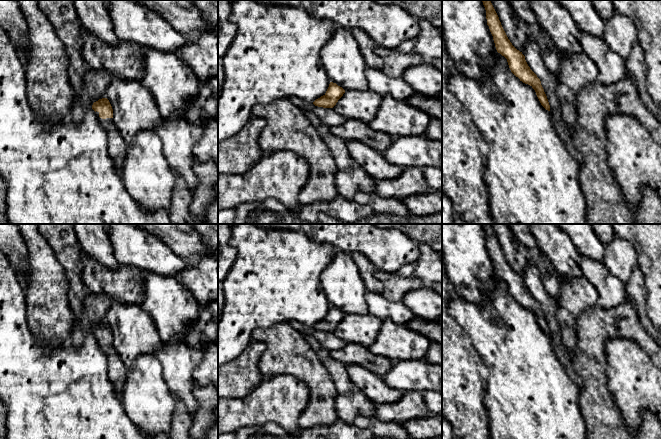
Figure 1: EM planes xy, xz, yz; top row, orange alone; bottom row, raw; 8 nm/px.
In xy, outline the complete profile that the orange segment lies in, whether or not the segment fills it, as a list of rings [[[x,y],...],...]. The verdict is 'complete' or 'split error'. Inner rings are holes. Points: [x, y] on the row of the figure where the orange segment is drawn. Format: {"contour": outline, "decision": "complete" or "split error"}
{"contour": [[[102,98],[93,103],[92,109],[108,135],[108,153],[120,172],[127,154],[128,145],[115,125],[112,106],[107,98]]], "decision": "split error"}

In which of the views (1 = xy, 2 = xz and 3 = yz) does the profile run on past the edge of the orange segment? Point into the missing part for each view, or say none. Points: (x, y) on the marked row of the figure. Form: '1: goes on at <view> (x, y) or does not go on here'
1: goes on at xy (117, 148)
2: does not go on here
3: does not go on here

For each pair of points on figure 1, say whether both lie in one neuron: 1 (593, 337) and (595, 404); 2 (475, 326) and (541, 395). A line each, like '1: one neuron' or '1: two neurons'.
1: one neuron
2: one neuron

